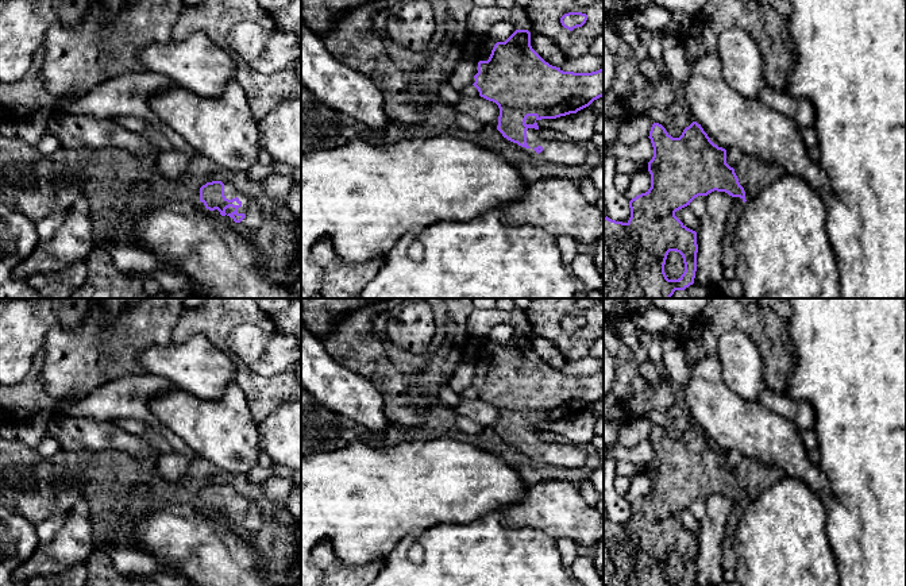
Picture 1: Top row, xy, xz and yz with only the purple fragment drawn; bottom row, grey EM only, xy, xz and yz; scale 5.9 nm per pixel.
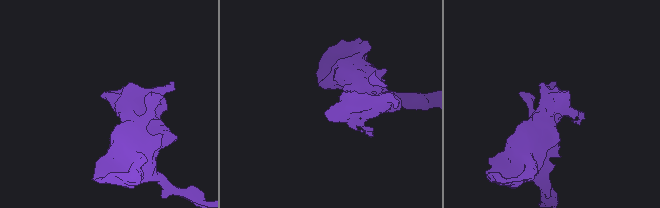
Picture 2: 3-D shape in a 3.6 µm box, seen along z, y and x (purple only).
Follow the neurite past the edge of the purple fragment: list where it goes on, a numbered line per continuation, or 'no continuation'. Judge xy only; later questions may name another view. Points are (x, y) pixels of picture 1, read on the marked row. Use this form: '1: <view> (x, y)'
1: xy (251, 208)

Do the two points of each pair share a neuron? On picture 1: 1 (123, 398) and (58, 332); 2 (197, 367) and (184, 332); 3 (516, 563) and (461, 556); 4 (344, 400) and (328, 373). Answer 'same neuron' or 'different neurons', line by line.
1: different neurons
2: different neurons
3: same neuron
4: same neuron

